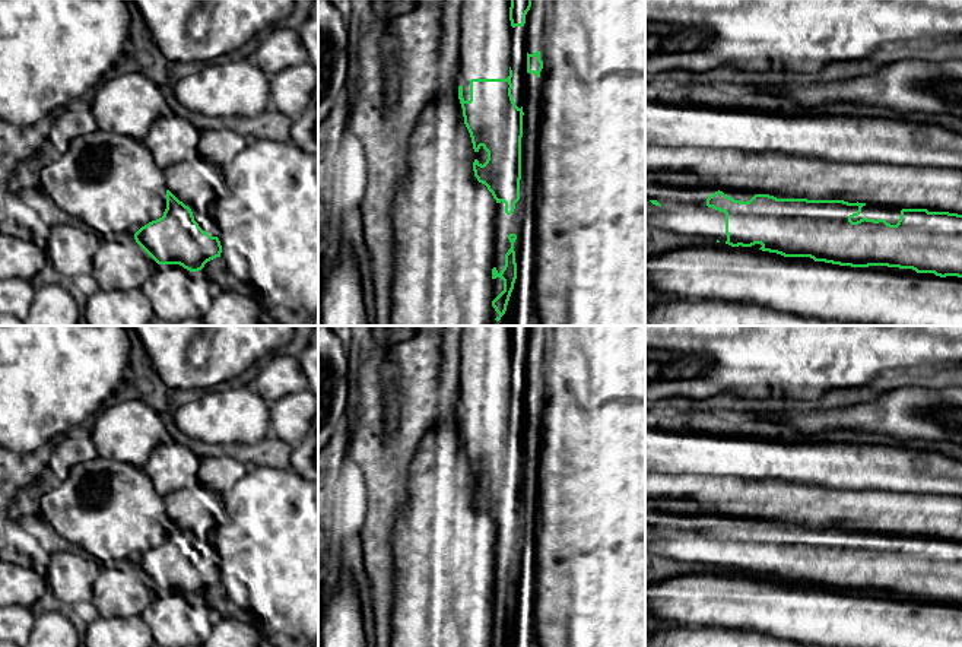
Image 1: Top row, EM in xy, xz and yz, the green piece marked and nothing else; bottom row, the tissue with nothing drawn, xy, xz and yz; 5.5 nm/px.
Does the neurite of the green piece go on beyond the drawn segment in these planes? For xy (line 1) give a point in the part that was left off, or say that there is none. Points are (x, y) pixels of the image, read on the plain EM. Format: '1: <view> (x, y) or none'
1: xy (183, 507)

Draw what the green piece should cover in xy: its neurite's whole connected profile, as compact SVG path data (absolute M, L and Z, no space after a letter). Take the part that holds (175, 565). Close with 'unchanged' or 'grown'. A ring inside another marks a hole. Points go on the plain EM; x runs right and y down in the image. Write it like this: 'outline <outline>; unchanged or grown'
outline M196 488L169 492L163 497L163 505L168 516L163 543L142 554L134 567L158 592L180 592L190 599L199 599L222 580L218 565L220 556L212 543L216 520L201 505Z; grown

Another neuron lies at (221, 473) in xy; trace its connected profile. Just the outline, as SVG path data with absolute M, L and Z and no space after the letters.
M204 457L200 459L197 479L215 492L228 492L245 473L245 464L232 457Z

